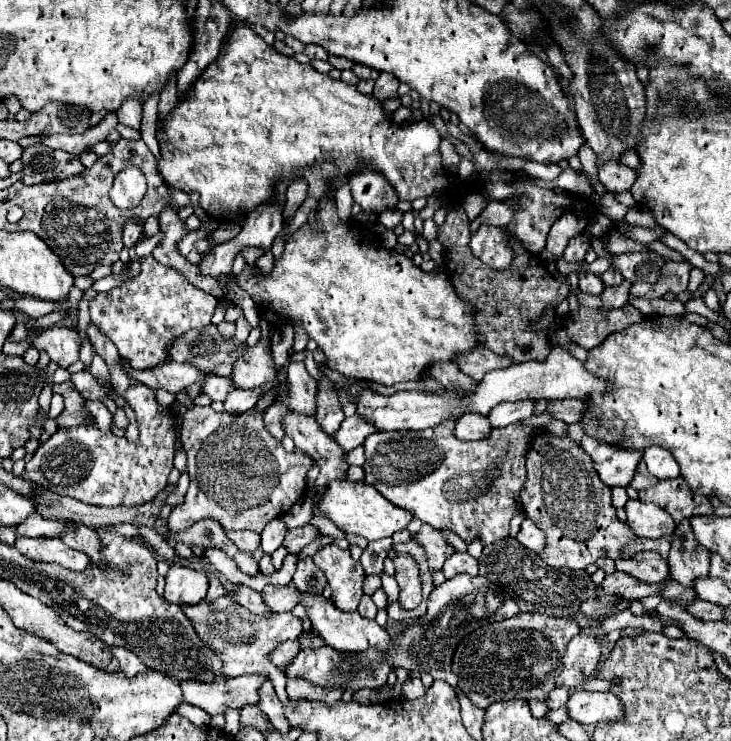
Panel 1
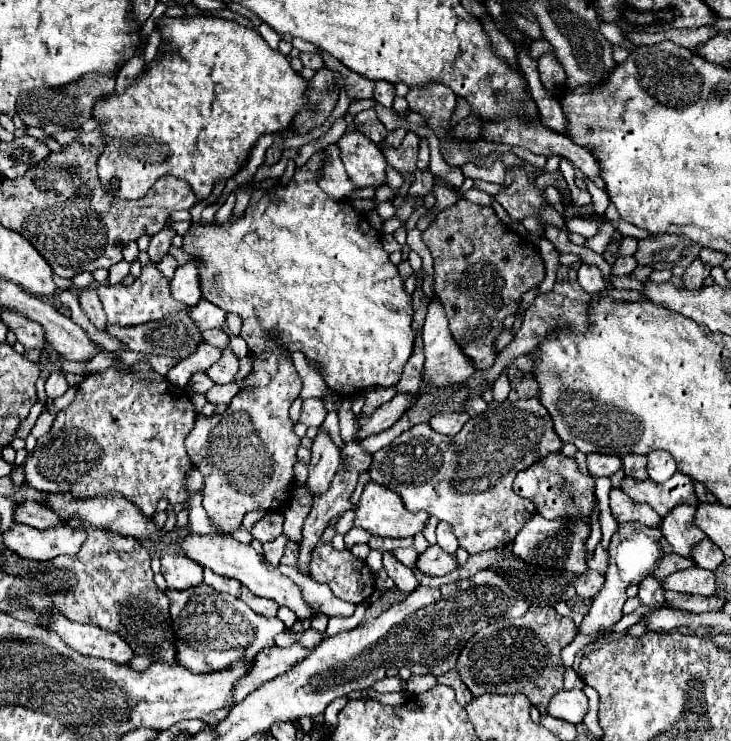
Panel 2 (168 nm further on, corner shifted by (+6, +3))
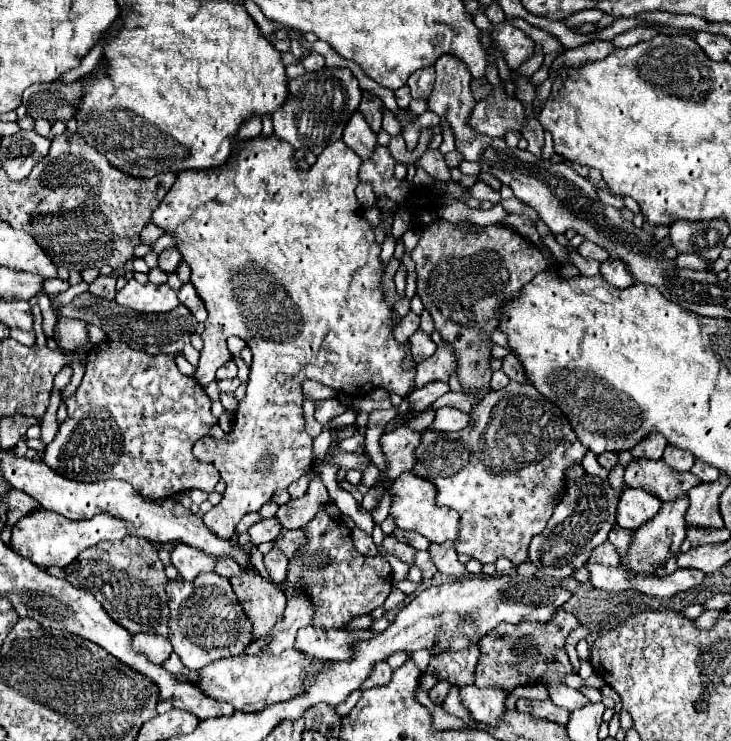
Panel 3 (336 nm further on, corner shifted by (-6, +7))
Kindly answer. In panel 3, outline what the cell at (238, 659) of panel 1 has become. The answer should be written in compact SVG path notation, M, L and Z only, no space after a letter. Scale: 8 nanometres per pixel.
M200 573L196 581L188 583L184 579L168 581L170 597L170 631L172 647L188 669L202 669L204 665L224 659L230 655L242 655L252 641L252 623L244 617L240 603L230 587L228 579L216 573Z

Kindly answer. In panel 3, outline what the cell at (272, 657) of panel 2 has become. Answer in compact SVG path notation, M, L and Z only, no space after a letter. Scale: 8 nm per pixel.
M304 627L298 631L294 649L306 657L316 659L348 659L352 655L352 643L356 639L370 639L372 631L344 631L344 629L316 629Z

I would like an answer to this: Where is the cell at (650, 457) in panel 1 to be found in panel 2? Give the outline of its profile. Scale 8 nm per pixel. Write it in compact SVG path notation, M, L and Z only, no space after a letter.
M652 451L652 453L648 453L648 475L650 475L652 481L664 483L676 471L678 471L678 467L676 467L676 461L674 461L672 455L668 455L664 451Z

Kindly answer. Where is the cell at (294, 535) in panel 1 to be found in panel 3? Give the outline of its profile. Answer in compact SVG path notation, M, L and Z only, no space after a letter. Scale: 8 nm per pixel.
M272 547L264 555L264 565L266 565L266 571L268 571L268 575L270 575L272 581L276 581L276 583L284 583L286 581L288 559L286 559L286 555L278 547Z

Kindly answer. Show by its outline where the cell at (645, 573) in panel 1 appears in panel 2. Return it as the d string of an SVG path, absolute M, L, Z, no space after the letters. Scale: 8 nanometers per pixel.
M670 553L660 559L660 565L656 567L656 571L652 575L662 581L664 577L668 577L672 573L682 571L682 569L690 569L690 567L696 567L696 561L692 561L692 557L680 557L676 553Z

